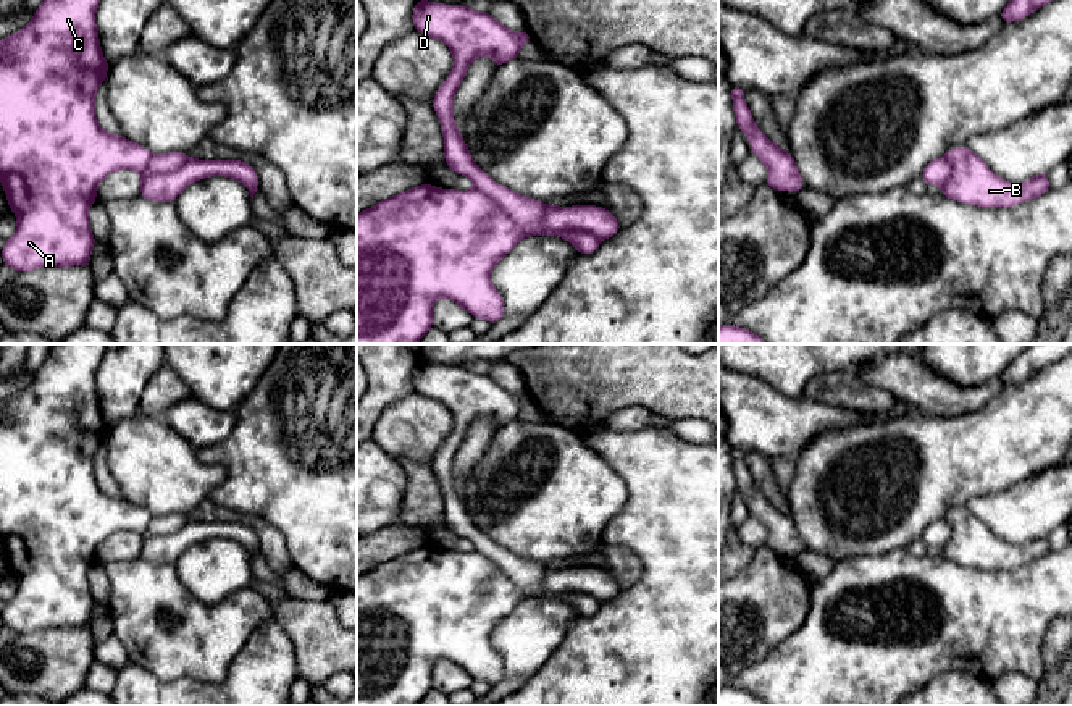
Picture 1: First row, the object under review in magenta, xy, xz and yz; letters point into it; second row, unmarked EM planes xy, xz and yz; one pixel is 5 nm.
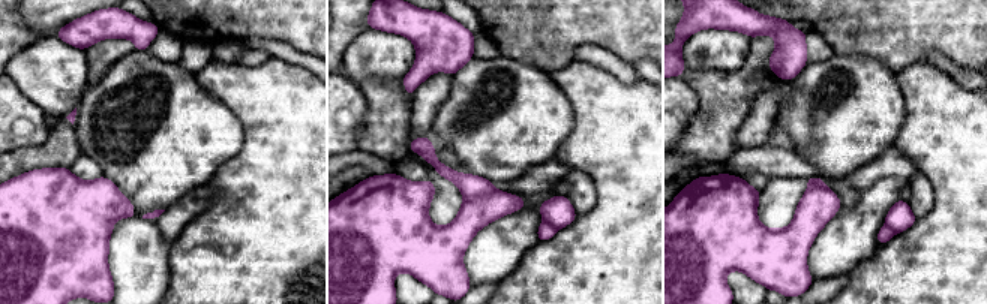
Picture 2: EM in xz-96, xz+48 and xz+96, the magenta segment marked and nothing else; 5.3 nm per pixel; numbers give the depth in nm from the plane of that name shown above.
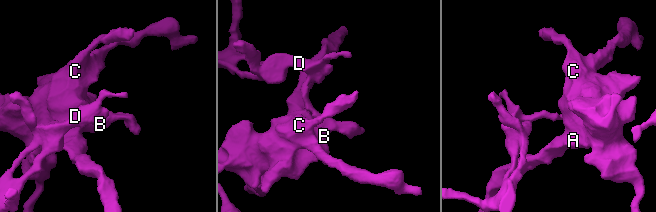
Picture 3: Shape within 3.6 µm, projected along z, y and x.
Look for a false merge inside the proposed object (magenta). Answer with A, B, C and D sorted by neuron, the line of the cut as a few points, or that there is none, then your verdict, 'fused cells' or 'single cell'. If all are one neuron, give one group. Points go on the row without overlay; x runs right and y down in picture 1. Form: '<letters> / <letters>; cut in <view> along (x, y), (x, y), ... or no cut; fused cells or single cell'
A B C / D; cut in xz along (544, 569), (543, 587), (546, 590), (585, 592), (599, 601); fused cells

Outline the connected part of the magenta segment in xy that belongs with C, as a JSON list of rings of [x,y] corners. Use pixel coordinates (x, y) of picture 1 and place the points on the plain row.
[[[57,344],[34,380],[16,396],[0,402],[0,544],[5,551],[10,574],[18,580],[15,596],[0,617],[15,633],[31,633],[45,628],[90,627],[95,599],[87,574],[97,562],[98,546],[113,533],[136,532],[142,541],[140,559],[152,564],[174,564],[189,546],[208,538],[226,538],[241,543],[253,556],[258,538],[252,527],[242,522],[189,520],[179,532],[155,536],[149,533],[152,514],[124,498],[105,494],[95,480],[95,454],[107,441],[107,425],[95,388],[95,373],[107,344]]]

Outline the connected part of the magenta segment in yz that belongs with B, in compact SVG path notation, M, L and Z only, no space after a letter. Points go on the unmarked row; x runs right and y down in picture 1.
M969 507L946 514L953 535L941 546L941 557L977 569L1014 569L1048 554L1048 533L1024 544L1007 544L995 536Z

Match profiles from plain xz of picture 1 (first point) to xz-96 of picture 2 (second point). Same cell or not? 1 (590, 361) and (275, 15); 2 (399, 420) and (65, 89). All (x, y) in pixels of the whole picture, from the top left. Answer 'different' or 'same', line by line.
1: same
2: same

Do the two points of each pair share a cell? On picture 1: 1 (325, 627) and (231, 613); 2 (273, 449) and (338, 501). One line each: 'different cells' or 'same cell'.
1: different cells
2: same cell

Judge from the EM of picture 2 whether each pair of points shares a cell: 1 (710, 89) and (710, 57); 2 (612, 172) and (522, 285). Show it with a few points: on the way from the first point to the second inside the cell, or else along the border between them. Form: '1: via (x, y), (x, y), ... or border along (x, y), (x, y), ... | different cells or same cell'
1: border along (744, 60), (735, 71), (686, 71) | different cells
2: via (612, 204), (612, 208), (554, 267) | same cell

